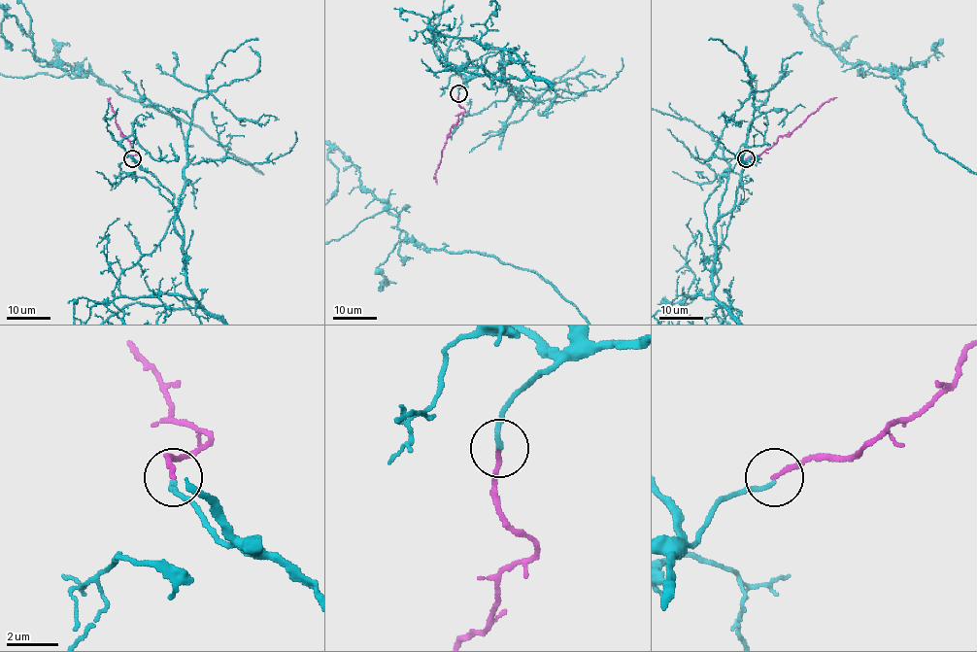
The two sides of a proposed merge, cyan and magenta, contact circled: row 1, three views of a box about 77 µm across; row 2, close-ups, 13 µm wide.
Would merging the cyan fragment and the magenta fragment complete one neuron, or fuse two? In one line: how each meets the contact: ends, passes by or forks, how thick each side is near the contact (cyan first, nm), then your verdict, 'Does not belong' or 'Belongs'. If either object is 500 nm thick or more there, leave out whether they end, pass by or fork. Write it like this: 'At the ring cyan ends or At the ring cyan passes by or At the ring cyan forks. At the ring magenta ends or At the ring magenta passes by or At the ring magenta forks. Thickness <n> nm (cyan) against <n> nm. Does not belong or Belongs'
At the ring cyan ends. At the ring magenta ends. Thickness 180 nm (cyan) against 180 nm. Belongs

